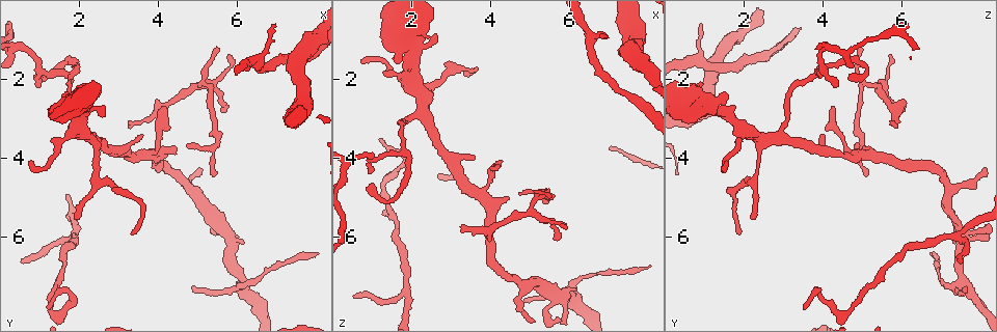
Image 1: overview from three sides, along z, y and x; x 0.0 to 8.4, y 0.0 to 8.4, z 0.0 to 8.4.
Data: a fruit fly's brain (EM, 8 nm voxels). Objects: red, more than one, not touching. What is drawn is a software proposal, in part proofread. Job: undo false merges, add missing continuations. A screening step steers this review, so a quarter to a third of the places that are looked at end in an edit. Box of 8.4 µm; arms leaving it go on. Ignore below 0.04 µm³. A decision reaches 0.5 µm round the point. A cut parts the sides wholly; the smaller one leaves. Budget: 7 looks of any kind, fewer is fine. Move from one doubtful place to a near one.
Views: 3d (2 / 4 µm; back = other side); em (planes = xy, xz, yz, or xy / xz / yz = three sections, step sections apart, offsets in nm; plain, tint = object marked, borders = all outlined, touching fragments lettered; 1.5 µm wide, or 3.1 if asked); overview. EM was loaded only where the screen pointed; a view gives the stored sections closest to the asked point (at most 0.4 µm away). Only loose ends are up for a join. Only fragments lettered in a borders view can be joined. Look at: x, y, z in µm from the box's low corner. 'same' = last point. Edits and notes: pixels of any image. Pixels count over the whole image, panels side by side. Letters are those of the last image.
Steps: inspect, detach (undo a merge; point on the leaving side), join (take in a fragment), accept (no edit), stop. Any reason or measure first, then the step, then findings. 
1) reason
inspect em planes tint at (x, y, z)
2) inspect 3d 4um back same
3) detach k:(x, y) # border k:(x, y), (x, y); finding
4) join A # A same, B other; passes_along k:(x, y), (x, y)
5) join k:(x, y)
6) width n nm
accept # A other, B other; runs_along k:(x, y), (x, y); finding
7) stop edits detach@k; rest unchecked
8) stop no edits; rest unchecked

branch stops here
inspect 3d 2um at (0.55, 6.65, 7.40)

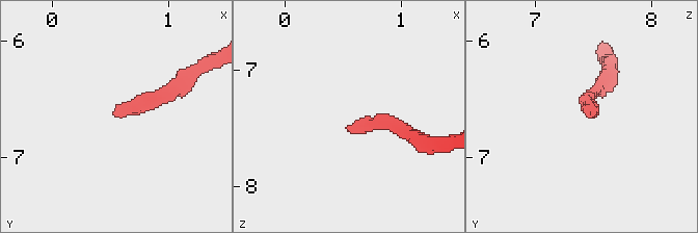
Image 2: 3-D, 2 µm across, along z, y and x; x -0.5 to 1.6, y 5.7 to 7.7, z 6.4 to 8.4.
inspect em xy step 4 tint at (0.56, 6.64, 7.46)

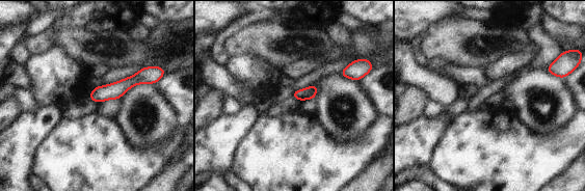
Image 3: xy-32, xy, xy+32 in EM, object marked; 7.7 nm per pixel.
inspect em planes borders same

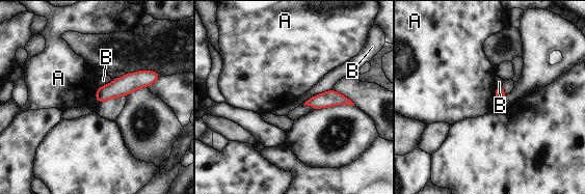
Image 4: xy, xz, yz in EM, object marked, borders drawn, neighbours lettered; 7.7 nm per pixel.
longest_contact B 260 nm
accept # A other, B other; none of them fits

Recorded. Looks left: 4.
tapers out
inspect em planes borders at (5.65, 2.85, 6.05)

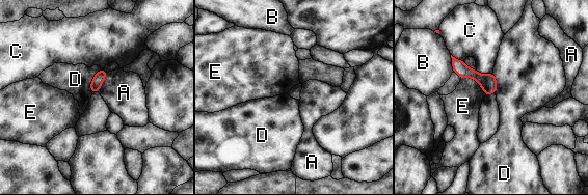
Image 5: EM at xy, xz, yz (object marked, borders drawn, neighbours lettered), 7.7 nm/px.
accept # A other, B other, C other, D other, E other; runs_along 5:(454, 61), (493, 89); no lettered fragment goes on from it

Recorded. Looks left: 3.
thin end
inspect em planes borders at (5.35, 4.45, 5.10)

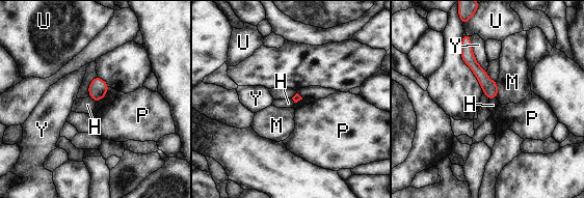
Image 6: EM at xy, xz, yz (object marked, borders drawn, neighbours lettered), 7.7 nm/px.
accept # H other, M other, P other, U other, Y other; runs_along 6:(467, 43), (469, 59), (494, 95); no lettered fragment goes on from it

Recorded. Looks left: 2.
stop no edits; rest unchecked

